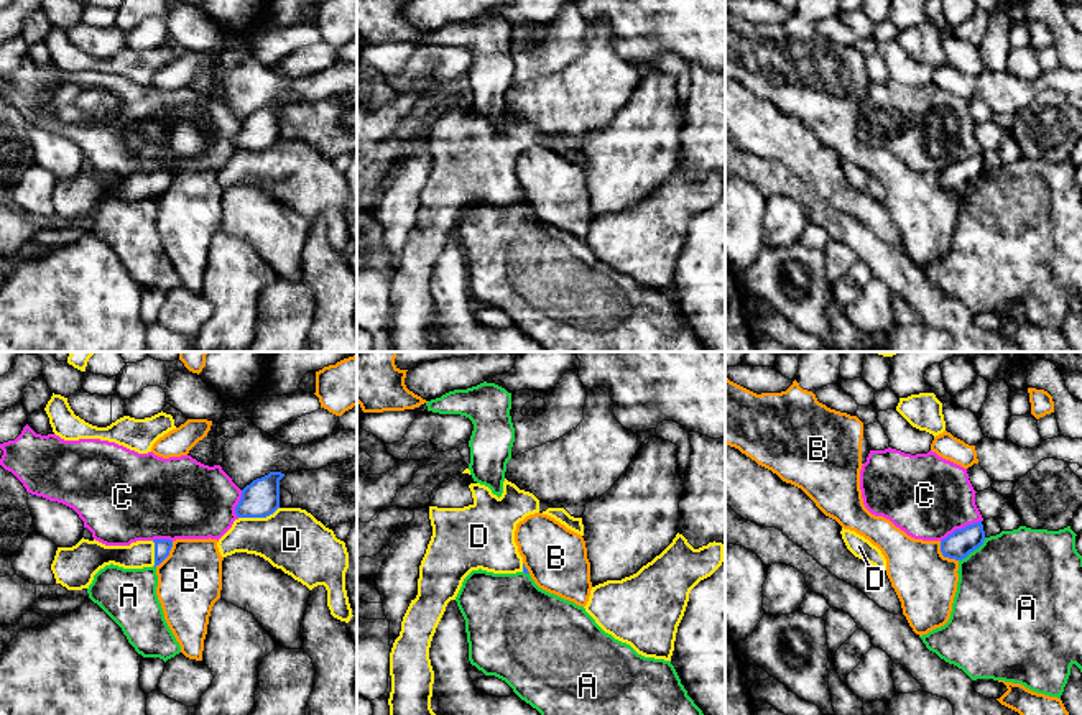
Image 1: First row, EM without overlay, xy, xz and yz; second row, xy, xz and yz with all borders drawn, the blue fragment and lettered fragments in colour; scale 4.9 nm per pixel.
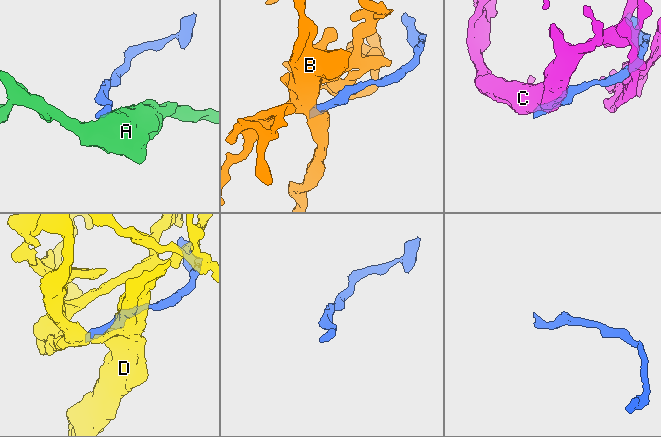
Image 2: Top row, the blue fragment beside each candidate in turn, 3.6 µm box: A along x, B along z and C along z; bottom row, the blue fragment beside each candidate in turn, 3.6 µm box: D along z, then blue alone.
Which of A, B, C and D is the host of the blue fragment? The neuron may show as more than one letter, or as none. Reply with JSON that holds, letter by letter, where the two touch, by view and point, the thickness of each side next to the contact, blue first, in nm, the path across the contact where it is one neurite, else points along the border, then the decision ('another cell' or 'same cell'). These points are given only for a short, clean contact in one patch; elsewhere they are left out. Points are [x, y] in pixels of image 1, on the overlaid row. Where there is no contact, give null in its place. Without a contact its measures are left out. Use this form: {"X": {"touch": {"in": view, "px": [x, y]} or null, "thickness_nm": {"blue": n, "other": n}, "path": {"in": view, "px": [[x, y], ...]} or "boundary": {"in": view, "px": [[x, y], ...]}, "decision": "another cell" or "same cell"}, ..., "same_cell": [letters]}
{"A": {"touch": {"in": "yz", "px": [972, 551]}, "thickness_nm": {"blue": 140, "other": 480}, "boundary": {"in": "yz", "px": [[985, 538], [959, 561]]}, "decision": "another cell"}, "B": {"touch": {"in": "yz", "px": [944, 556]}, "thickness_nm": {"blue": 140, "other": 300}, "boundary": {"in": "yz", "px": [[939, 541], [939, 551], [957, 561]]}, "decision": "another cell"}, "C": {"touch": {"in": "yz", "px": [962, 528]}, "thickness_nm": {"blue": 140, "other": 400}, "decision": "another cell"}, "D": {"touch": {"in": "xy", "px": [258, 516]}, "thickness_nm": {"blue": 180, "other": 300}, "decision": "same cell"}, "same_cell": ["D"]}

